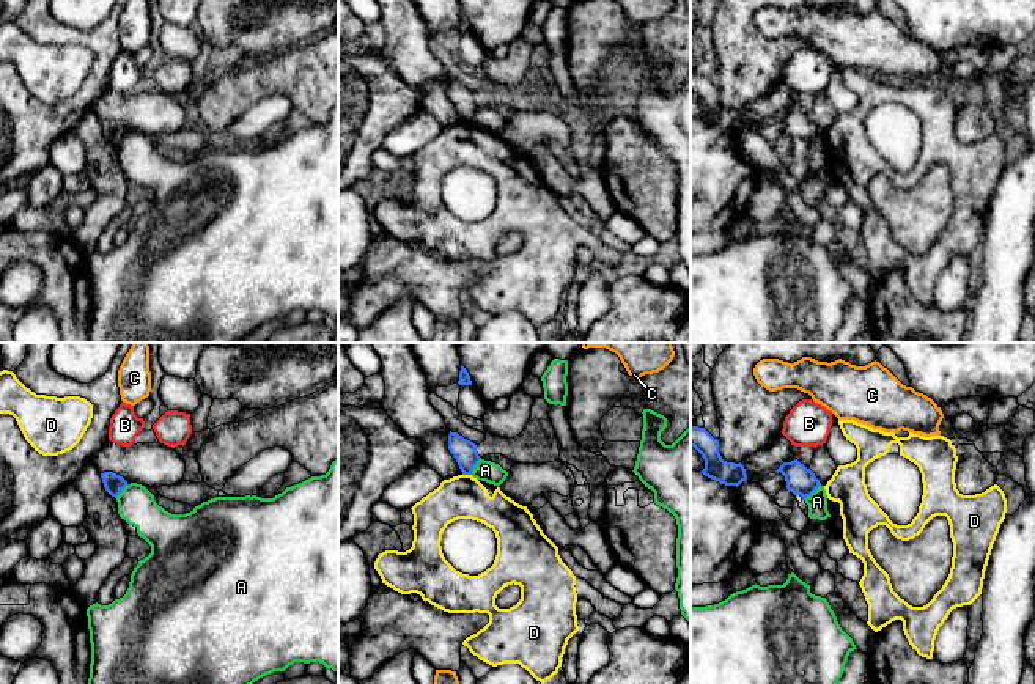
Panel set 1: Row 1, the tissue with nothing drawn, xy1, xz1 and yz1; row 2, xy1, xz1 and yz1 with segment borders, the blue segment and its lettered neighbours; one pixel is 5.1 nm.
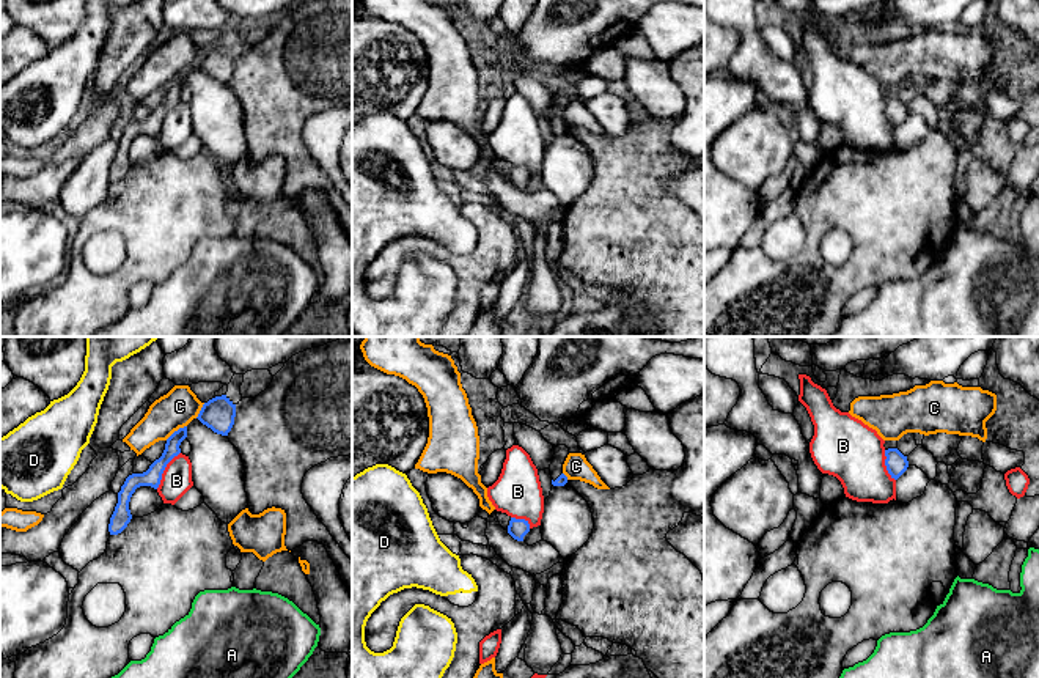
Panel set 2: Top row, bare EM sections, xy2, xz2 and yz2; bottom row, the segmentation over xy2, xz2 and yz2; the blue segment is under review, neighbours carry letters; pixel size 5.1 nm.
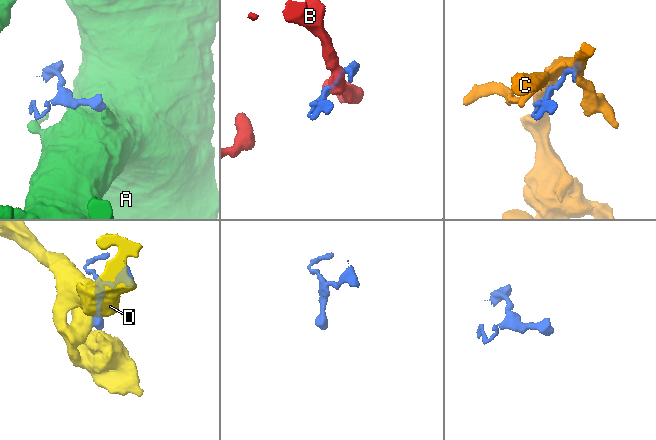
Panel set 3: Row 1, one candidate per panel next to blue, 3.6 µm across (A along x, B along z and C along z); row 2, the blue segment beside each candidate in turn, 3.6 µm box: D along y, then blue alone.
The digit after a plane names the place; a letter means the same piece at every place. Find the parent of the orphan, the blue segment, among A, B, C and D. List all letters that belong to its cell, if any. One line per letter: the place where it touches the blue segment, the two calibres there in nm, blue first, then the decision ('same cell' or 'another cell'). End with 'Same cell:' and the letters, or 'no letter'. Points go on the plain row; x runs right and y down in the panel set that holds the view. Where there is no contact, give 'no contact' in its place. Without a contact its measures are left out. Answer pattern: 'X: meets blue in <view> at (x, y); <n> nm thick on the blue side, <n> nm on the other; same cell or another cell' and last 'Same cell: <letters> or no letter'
A: meets blue in xz1 at (475, 112); 120 nm thick on the blue side, 110 nm on the other; another cell
B: meets blue in xy2 at (164, 117); 90 nm thick on the blue side, 160 nm on the other; another cell
C: meets blue in xy2 at (175, 79); 80 nm thick on the blue side, 190 nm on the other; another cell
D: meets blue in xz1 at (467, 121); 120 nm thick on the blue side, 220 nm on the other; another cell
Same cell: no letter

